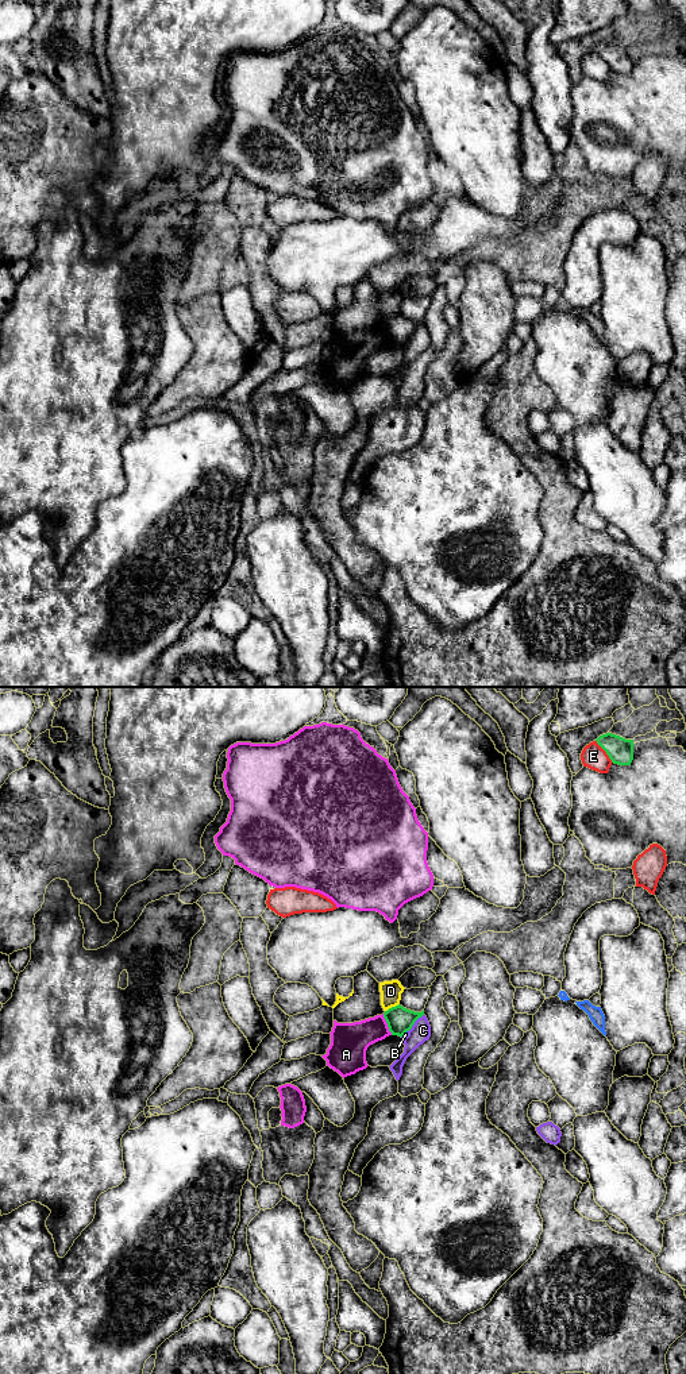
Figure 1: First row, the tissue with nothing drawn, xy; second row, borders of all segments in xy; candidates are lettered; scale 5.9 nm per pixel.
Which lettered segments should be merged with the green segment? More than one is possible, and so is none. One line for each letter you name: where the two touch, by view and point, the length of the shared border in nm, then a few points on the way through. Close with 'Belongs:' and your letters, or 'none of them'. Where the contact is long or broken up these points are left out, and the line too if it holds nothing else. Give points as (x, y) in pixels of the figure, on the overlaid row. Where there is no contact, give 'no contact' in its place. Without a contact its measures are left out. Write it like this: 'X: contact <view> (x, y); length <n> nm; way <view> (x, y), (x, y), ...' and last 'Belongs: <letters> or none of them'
Belongs: none of them

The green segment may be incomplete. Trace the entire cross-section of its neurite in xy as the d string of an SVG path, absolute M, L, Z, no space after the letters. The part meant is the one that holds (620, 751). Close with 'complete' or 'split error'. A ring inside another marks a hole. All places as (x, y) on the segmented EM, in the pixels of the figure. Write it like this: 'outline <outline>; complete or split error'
outline M606 733L596 741L606 752L612 763L631 765L633 760L633 740L625 740L620 736Z; complete

